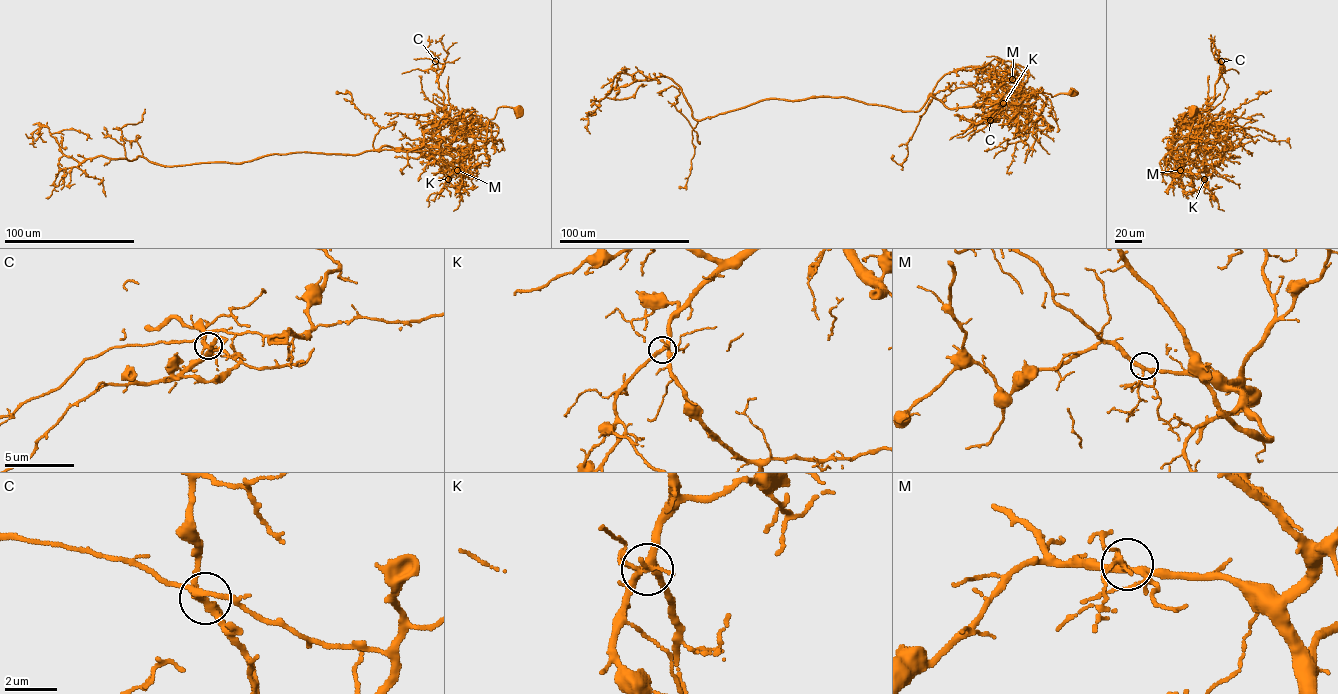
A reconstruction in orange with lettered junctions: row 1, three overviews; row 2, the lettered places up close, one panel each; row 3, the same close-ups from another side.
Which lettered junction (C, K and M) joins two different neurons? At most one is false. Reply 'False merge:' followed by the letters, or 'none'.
False merge: C

